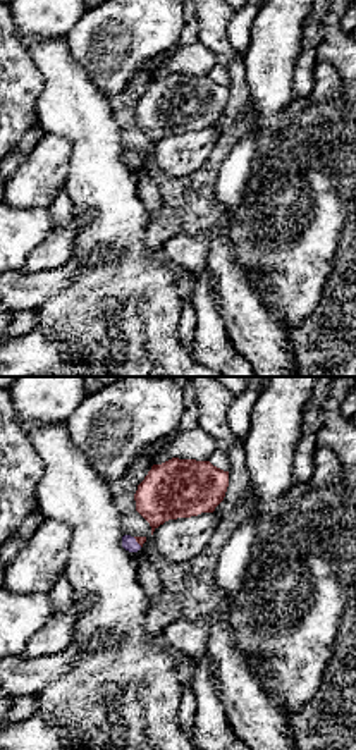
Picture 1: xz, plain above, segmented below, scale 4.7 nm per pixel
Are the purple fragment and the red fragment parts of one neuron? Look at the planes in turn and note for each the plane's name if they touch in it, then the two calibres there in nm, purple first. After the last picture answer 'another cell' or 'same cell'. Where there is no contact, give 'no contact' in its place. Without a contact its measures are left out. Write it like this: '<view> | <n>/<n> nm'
xz | 70/40 nm

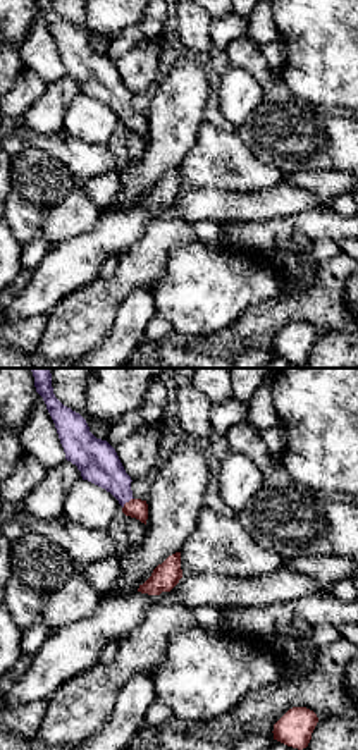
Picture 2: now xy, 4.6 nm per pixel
xy | 190/90 nm

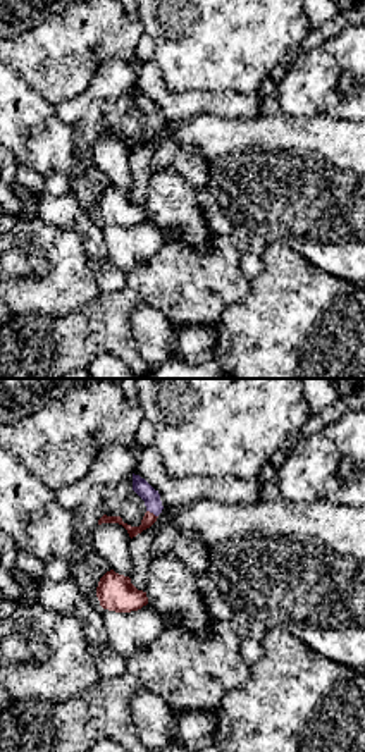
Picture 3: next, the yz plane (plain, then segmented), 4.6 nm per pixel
yz | 80/60 nm

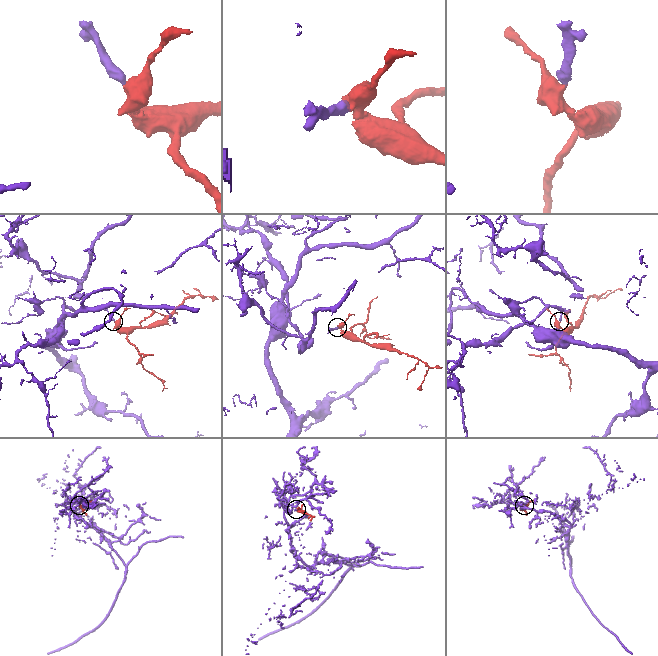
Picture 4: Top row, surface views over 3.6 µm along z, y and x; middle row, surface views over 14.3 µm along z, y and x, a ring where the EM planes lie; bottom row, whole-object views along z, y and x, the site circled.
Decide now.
same cell

